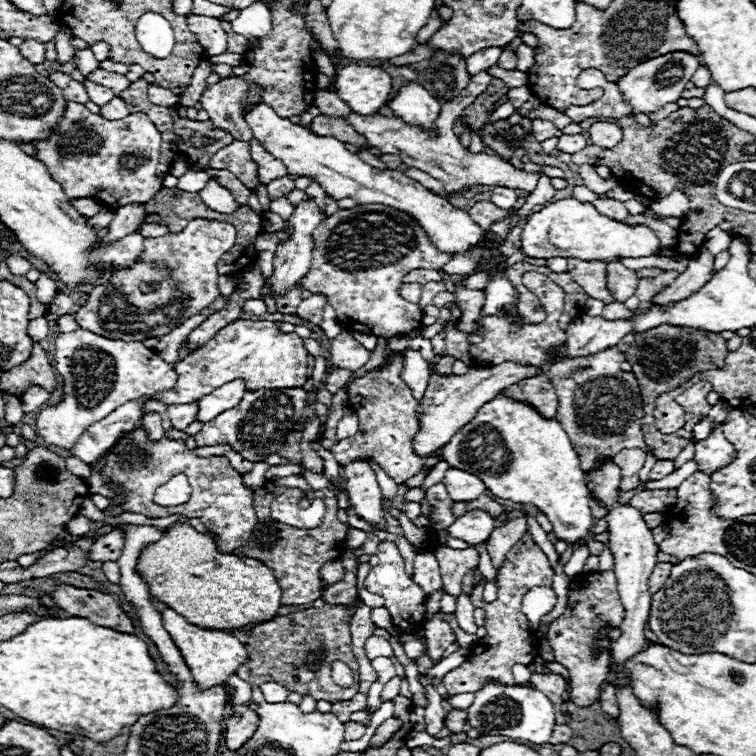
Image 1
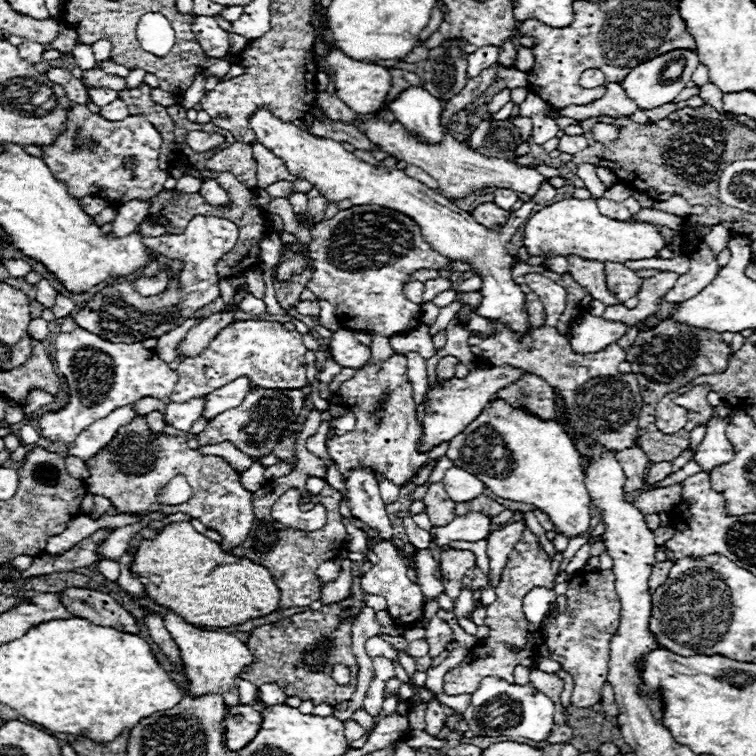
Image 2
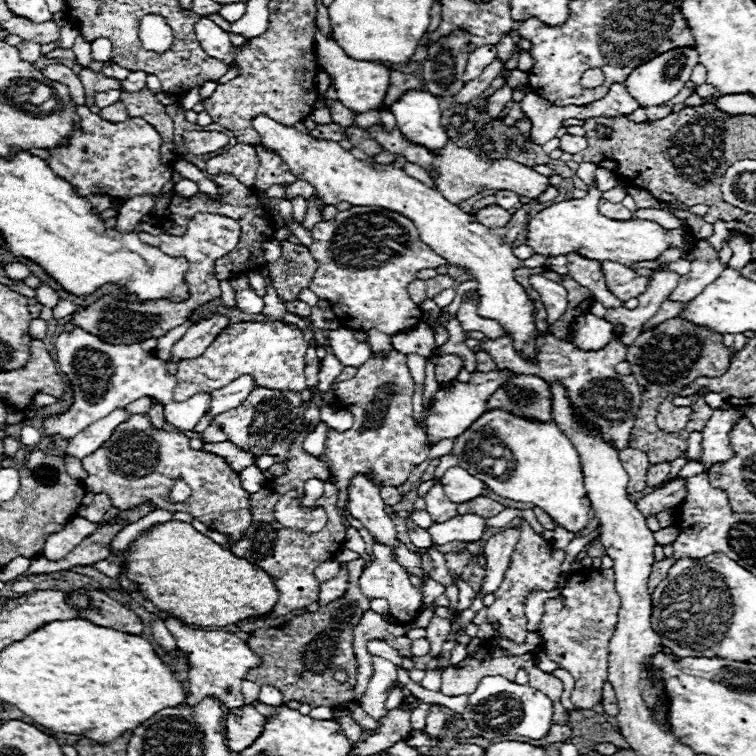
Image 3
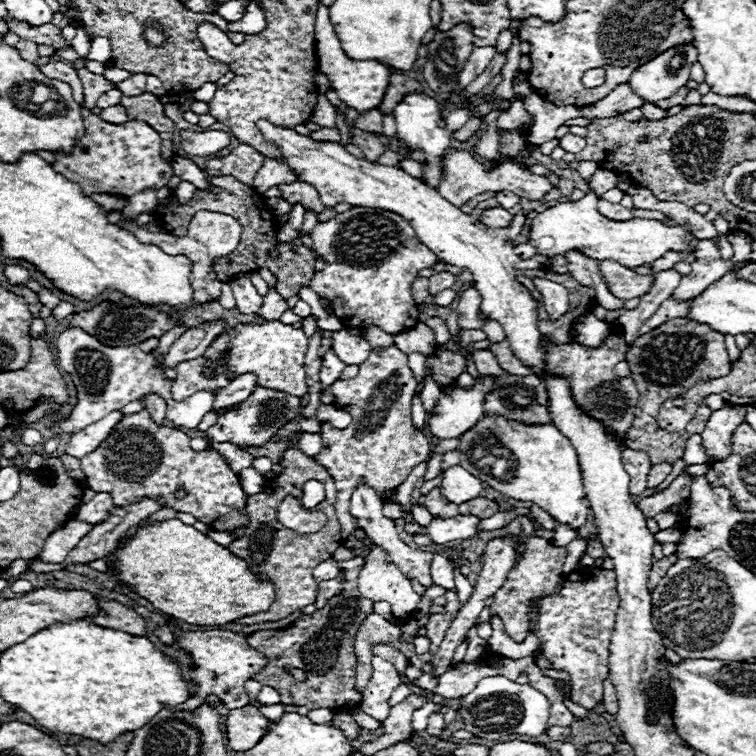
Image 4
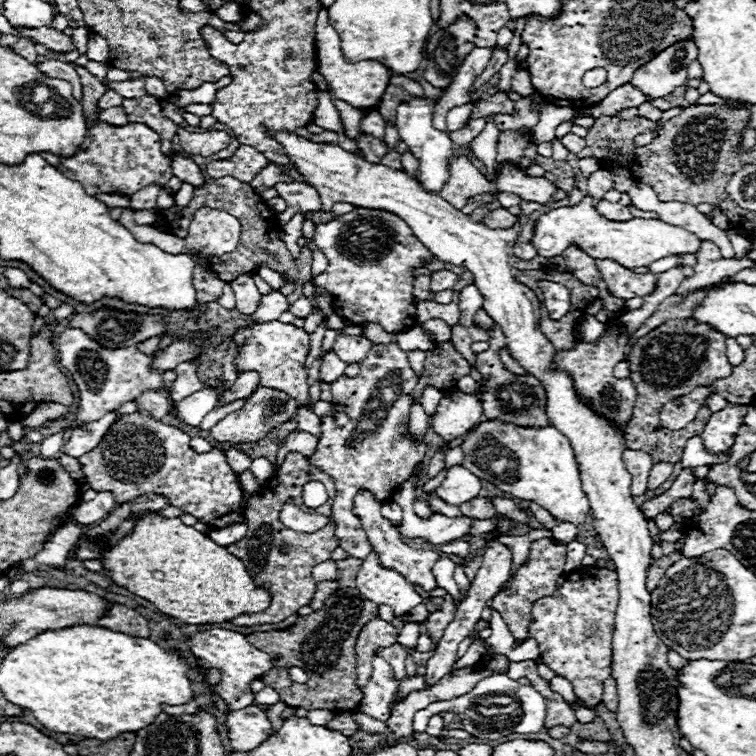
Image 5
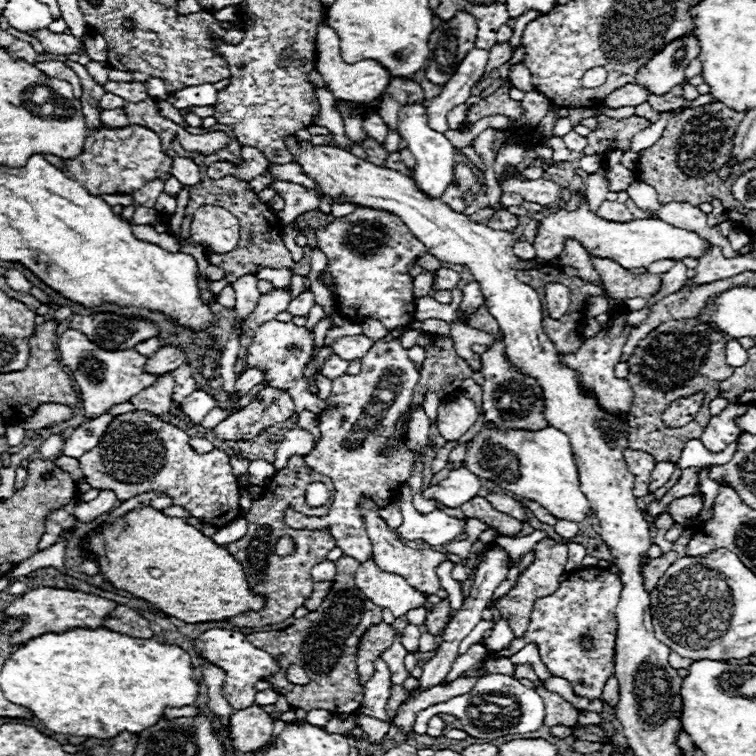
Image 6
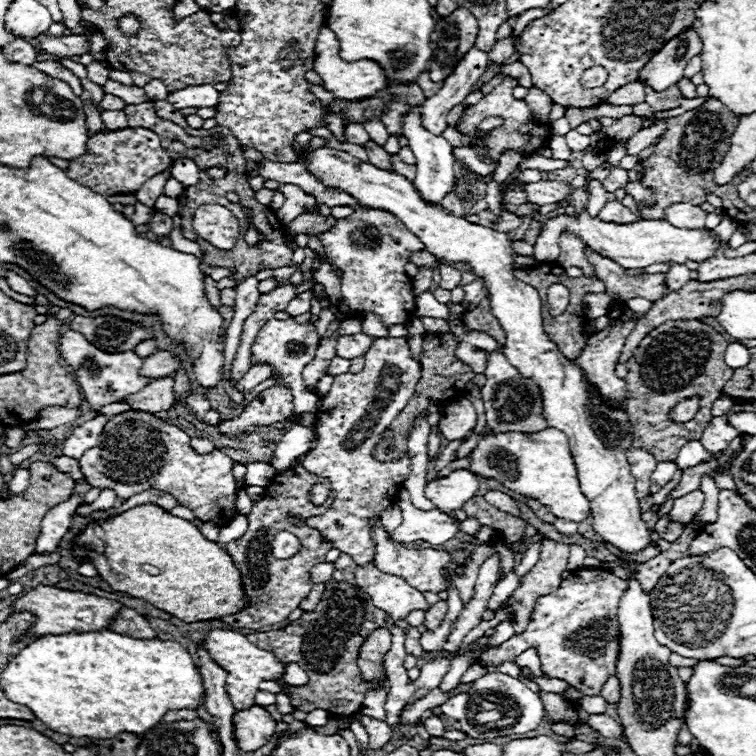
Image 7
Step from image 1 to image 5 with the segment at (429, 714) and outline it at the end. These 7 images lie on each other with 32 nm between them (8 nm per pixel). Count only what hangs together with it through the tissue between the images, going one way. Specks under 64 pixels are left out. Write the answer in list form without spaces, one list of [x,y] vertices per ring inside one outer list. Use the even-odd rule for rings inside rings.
[[[434,714],[432,718],[430,718],[430,722],[428,722],[428,728],[426,728],[426,732],[430,734],[430,736],[442,736],[444,734],[444,720],[442,720],[442,716],[440,714]]]

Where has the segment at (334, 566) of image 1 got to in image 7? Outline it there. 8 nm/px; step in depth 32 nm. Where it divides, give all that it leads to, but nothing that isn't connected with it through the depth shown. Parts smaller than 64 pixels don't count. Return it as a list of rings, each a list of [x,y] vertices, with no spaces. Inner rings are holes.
[[[322,562],[316,564],[312,570],[310,570],[310,580],[312,582],[328,582],[332,578],[332,572],[334,572],[334,564],[332,562]]]

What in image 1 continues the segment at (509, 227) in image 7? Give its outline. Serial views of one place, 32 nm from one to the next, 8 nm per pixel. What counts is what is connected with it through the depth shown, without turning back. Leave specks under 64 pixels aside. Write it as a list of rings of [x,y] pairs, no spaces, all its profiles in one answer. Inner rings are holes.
[[[482,200],[482,202],[476,202],[472,208],[466,210],[472,220],[476,220],[476,224],[480,224],[482,228],[488,228],[492,222],[504,218],[504,210],[502,208],[496,208],[492,202],[488,200]]]

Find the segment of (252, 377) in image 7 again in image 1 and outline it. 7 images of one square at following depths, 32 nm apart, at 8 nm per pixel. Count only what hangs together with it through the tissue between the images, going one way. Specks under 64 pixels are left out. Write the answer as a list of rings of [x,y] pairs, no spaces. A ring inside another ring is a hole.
[[[234,380],[234,382],[228,382],[224,386],[216,388],[216,392],[210,392],[208,396],[198,400],[196,420],[198,422],[214,420],[214,416],[218,416],[220,412],[234,408],[240,402],[240,398],[244,396],[244,392],[246,392],[246,388],[244,388],[242,380]]]

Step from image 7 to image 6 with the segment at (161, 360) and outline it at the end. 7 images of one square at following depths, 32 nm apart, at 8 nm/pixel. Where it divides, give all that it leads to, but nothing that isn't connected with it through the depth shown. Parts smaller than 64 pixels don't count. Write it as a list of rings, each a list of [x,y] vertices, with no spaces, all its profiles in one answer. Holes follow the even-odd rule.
[[[166,346],[148,358],[146,370],[152,374],[166,374],[166,372],[176,370],[182,362],[186,362],[186,358],[188,354],[182,346]]]

